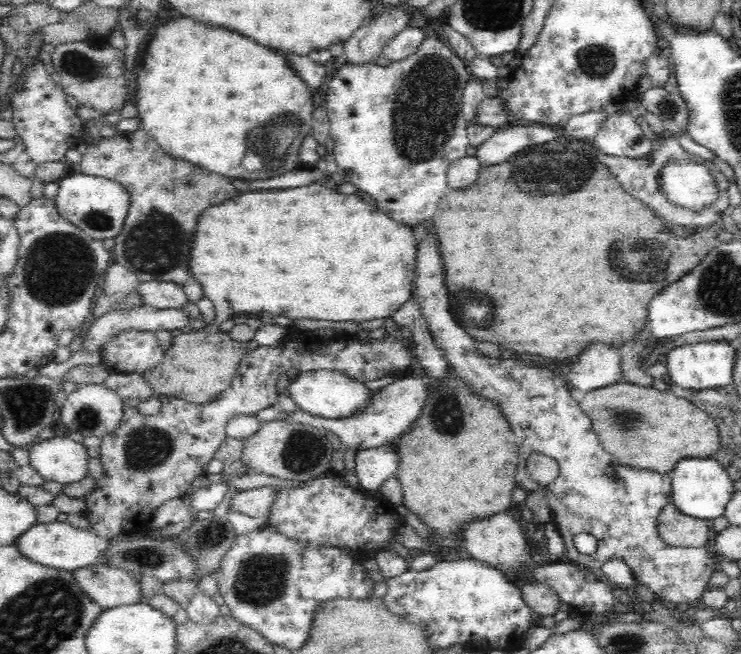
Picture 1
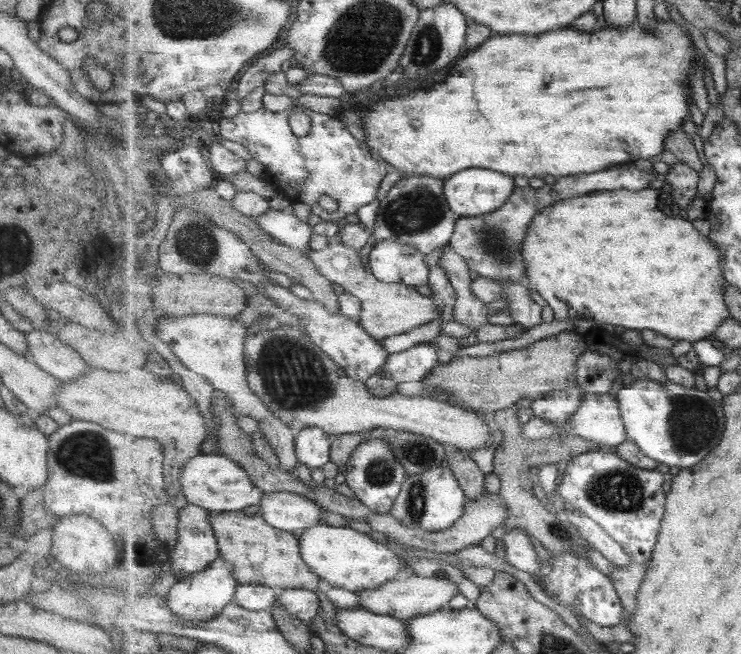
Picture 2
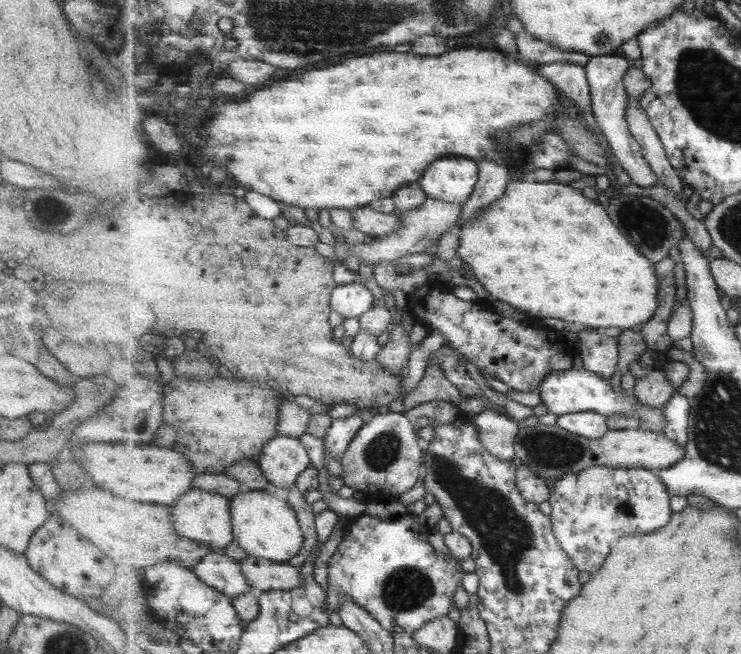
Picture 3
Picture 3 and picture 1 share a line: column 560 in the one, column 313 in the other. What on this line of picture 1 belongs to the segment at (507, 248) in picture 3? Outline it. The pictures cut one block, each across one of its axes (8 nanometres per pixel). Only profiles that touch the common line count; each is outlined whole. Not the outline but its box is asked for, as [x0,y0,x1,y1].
[192,184,416,327]

